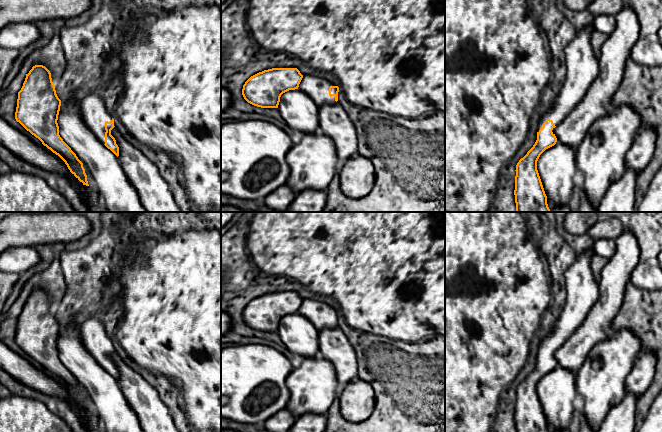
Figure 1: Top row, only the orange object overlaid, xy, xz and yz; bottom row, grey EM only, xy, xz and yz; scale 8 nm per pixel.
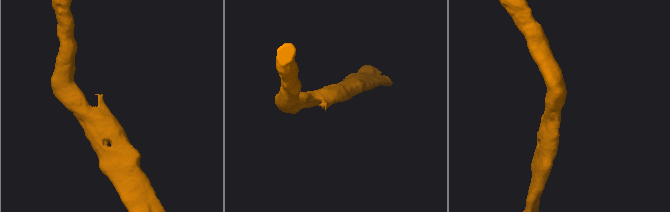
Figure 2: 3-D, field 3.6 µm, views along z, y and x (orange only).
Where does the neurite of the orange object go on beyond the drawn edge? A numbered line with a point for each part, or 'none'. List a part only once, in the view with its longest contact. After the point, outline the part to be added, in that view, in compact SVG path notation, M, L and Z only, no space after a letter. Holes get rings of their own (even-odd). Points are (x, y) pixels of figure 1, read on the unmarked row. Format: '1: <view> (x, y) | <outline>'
1: yz (582, 290) | M593 248L586 250L565 271L566 303L557 314L558 320L552 331L540 341L537 356L547 343L557 350L584 322L595 304L598 298L598 283L591 270L591 258L594 254Z

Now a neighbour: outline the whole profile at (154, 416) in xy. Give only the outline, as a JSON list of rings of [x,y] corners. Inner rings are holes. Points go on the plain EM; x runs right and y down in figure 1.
[[[116,351],[111,354],[111,359],[119,371],[120,389],[138,417],[143,431],[179,432],[158,392],[137,372],[136,367],[125,363]]]

